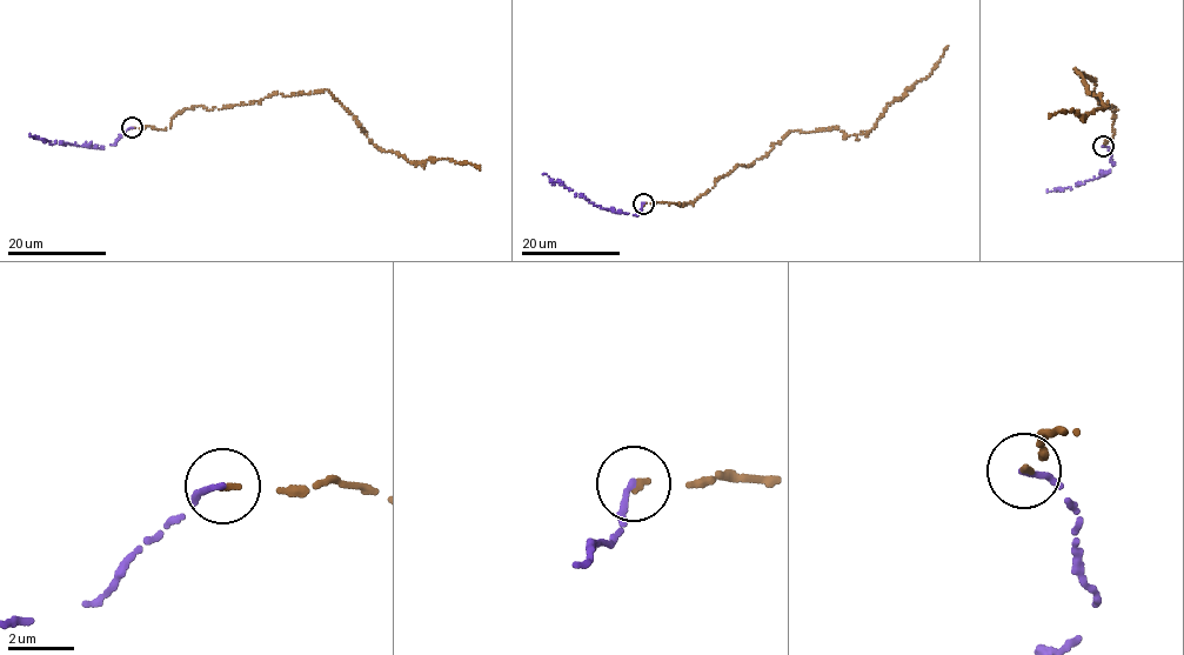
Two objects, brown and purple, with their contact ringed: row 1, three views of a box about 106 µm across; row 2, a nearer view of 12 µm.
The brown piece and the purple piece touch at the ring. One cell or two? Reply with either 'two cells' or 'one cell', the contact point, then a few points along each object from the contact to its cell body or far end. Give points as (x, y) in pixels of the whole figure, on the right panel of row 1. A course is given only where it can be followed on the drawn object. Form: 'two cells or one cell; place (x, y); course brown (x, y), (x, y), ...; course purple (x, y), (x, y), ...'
one cell; place (1103, 146); course brown (1103, 145), (1114, 107), (1075, 68), (1104, 107), (1049, 119); course purple (1103, 145), (1110, 151), (1114, 166), (1109, 171), (1076, 186), (1047, 189)

